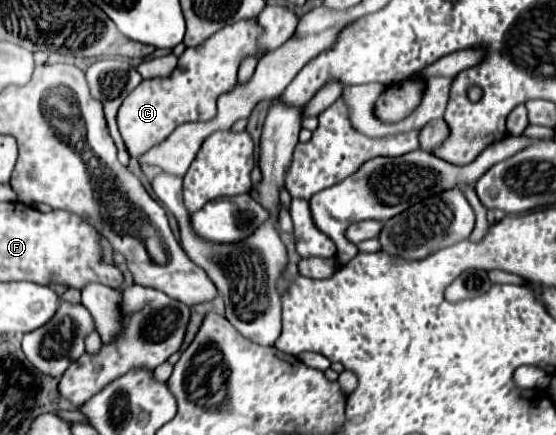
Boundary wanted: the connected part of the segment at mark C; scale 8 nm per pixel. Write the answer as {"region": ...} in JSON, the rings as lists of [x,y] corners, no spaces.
{"region":[[[243,19],[213,33],[205,43],[185,49],[175,71],[165,79],[145,79],[123,101],[117,123],[125,147],[131,157],[141,157],[151,147],[171,135],[171,131],[187,121],[209,121],[217,115],[215,101],[219,95],[233,91],[237,83],[237,69],[249,55],[259,57],[261,25],[257,19]]]}

